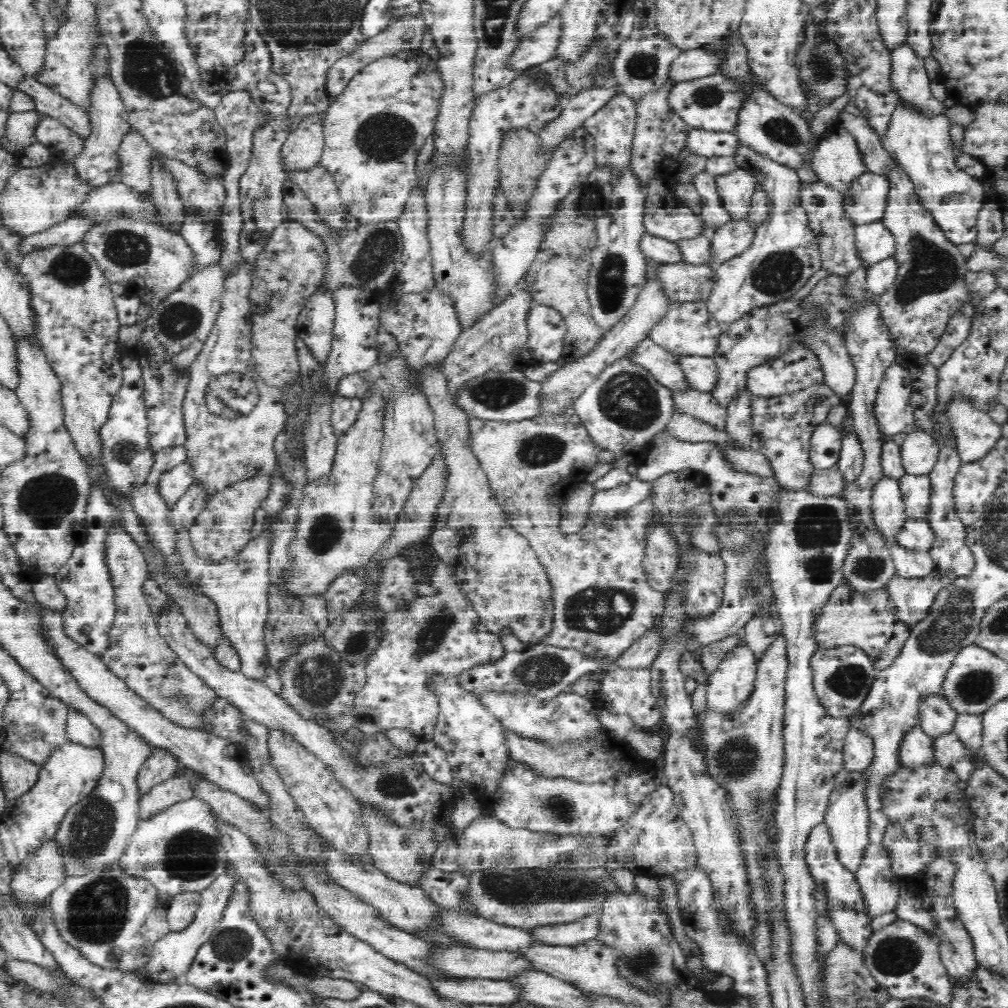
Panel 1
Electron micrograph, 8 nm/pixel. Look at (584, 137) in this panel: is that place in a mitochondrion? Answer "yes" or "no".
no

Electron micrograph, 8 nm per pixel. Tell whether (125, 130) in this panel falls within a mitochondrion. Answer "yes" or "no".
no

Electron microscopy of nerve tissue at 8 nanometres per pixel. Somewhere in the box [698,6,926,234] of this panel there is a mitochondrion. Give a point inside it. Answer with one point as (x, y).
(819, 66)

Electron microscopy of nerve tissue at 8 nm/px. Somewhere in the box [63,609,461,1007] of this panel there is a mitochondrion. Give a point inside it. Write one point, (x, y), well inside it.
(190, 855)

